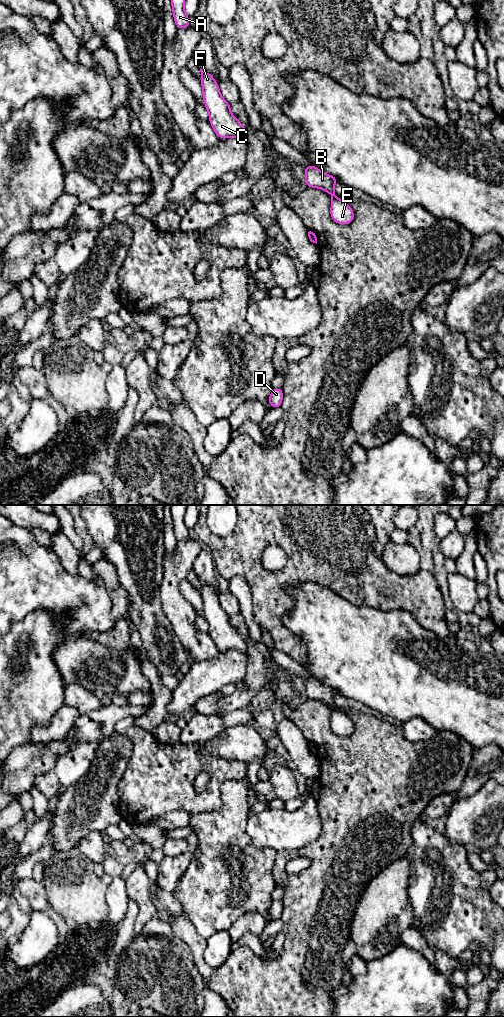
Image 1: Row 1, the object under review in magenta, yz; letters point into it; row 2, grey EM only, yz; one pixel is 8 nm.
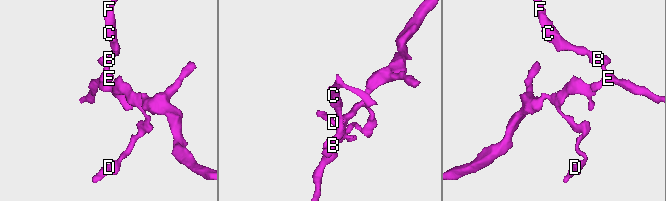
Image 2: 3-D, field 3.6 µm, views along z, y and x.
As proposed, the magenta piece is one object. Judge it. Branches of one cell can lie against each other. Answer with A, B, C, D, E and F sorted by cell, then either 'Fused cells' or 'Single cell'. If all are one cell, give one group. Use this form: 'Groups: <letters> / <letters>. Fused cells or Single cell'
Groups: A B C E F / D. Fused cells

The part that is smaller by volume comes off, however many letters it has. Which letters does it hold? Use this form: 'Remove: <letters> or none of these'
Remove: D

